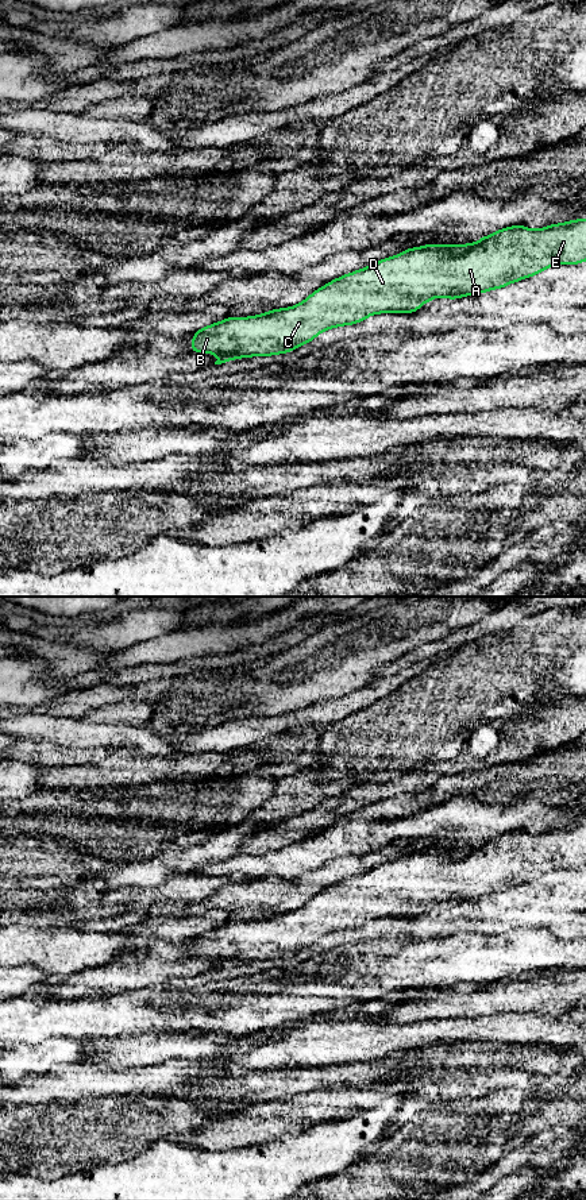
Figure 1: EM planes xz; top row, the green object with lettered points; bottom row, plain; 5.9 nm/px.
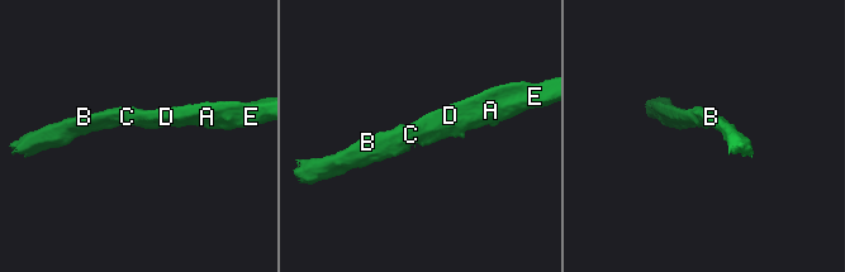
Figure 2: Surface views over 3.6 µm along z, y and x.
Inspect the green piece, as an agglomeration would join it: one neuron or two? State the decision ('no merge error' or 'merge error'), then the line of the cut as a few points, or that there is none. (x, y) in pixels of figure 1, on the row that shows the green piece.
no merge error; cut none

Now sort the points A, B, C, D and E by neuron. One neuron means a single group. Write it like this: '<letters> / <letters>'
A B C D E

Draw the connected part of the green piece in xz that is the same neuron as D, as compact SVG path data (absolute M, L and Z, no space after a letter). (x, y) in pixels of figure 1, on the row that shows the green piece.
M586 219L550 224L541 229L525 225L502 228L470 244L427 244L385 258L339 277L315 290L298 305L251 317L227 317L198 329L190 351L216 354L215 364L248 356L285 355L334 327L363 321L377 313L410 313L436 297L455 300L508 286L556 265L586 261Z

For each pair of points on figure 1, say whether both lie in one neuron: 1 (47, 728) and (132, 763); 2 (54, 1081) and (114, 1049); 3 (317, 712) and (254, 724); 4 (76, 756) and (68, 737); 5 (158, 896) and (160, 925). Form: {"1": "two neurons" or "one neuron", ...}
{"1": "two neurons", "2": "two neurons", "3": "one neuron", "4": "two neurons", "5": "two neurons"}

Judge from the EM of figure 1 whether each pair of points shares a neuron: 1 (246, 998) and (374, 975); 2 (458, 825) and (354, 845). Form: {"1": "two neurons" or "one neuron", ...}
{"1": "one neuron", "2": "one neuron"}

